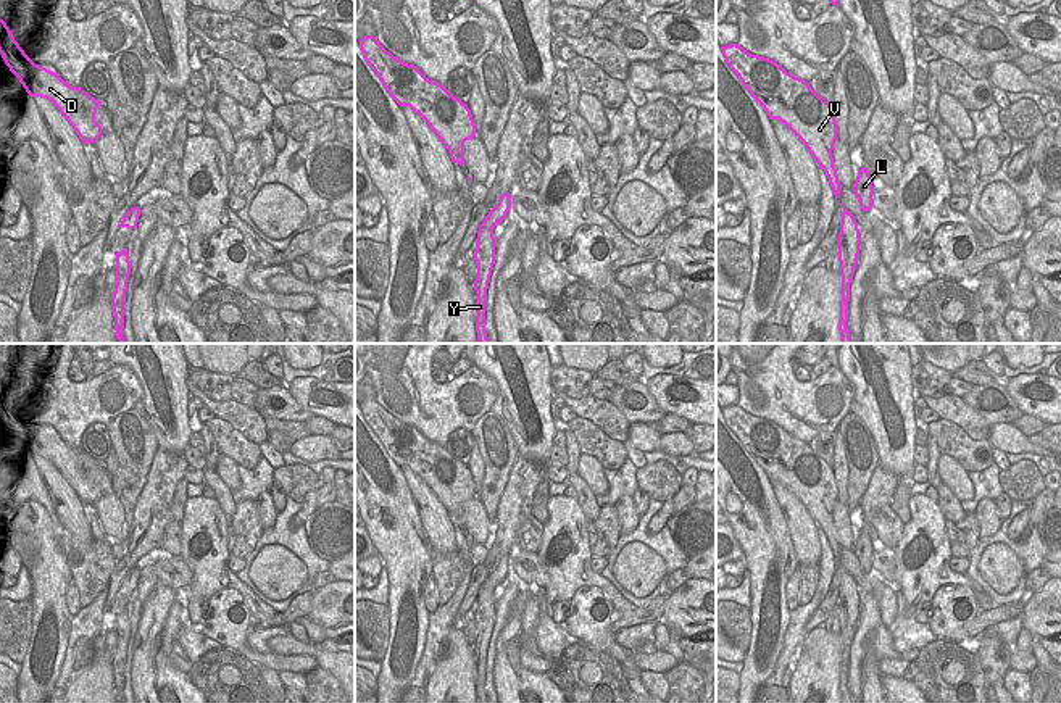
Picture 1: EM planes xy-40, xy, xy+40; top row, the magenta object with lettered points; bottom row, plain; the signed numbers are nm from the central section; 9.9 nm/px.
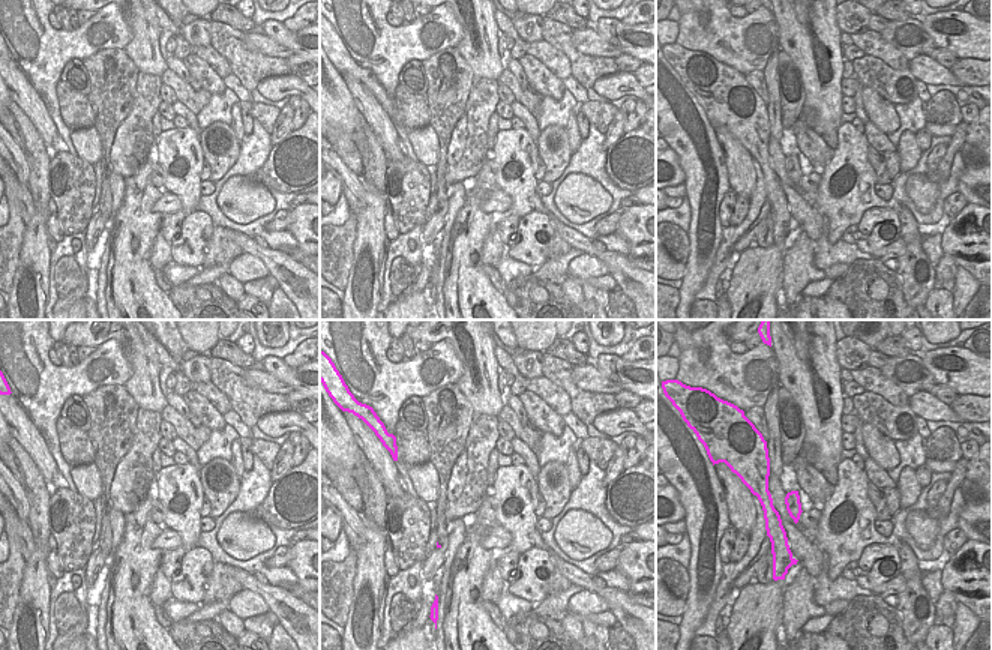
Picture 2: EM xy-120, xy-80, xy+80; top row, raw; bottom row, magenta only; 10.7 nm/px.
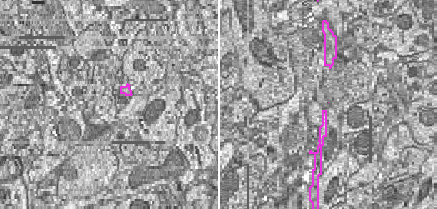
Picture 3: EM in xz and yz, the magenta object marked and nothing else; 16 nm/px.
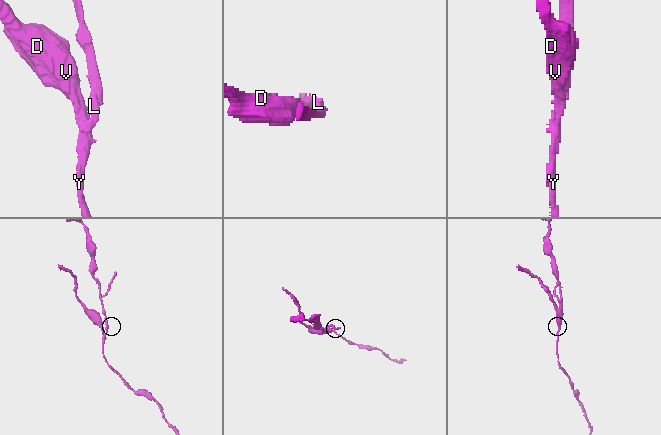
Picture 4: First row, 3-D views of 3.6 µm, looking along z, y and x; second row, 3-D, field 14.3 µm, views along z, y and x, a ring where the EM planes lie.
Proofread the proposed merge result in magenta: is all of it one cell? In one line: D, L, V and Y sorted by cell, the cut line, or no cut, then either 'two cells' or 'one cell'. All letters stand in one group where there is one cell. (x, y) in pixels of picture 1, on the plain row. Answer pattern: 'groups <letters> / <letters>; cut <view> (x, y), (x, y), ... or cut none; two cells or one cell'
groups D V Y / L; cut xy (481, 587), (490, 590); two cells

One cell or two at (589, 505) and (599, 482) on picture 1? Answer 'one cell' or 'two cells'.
two cells

